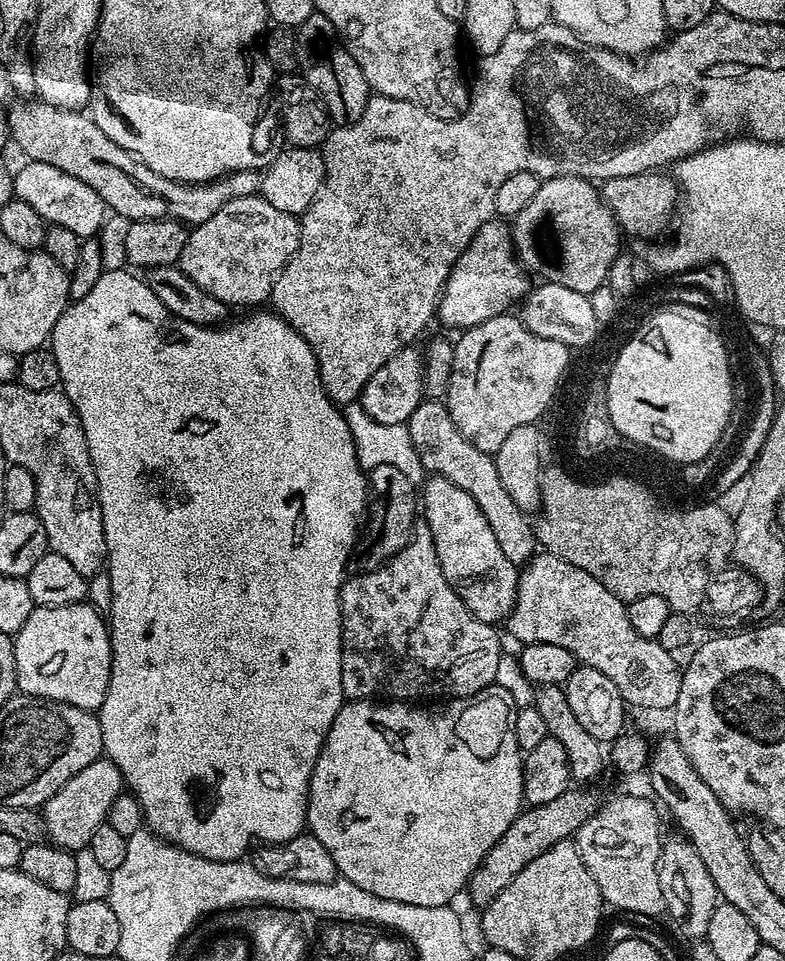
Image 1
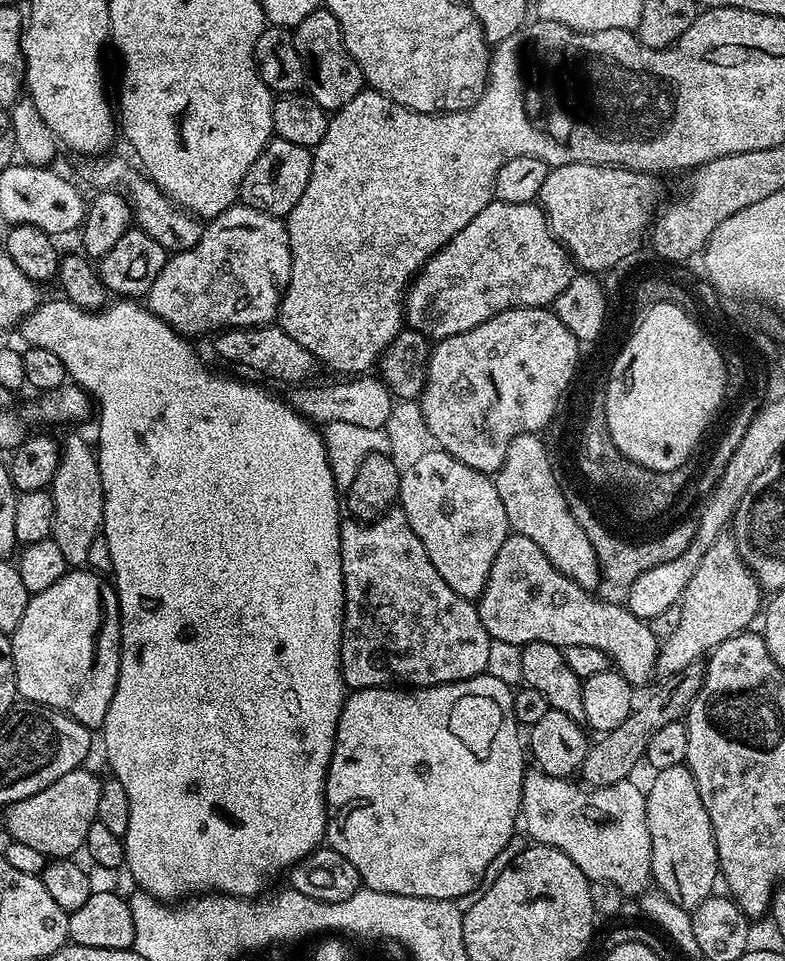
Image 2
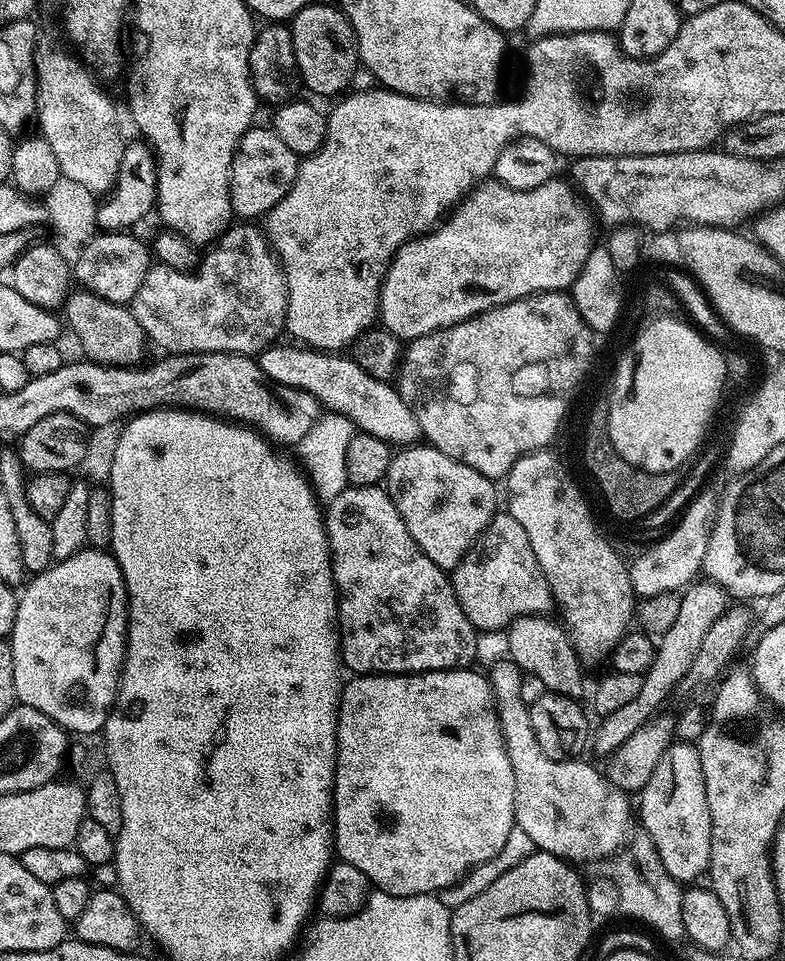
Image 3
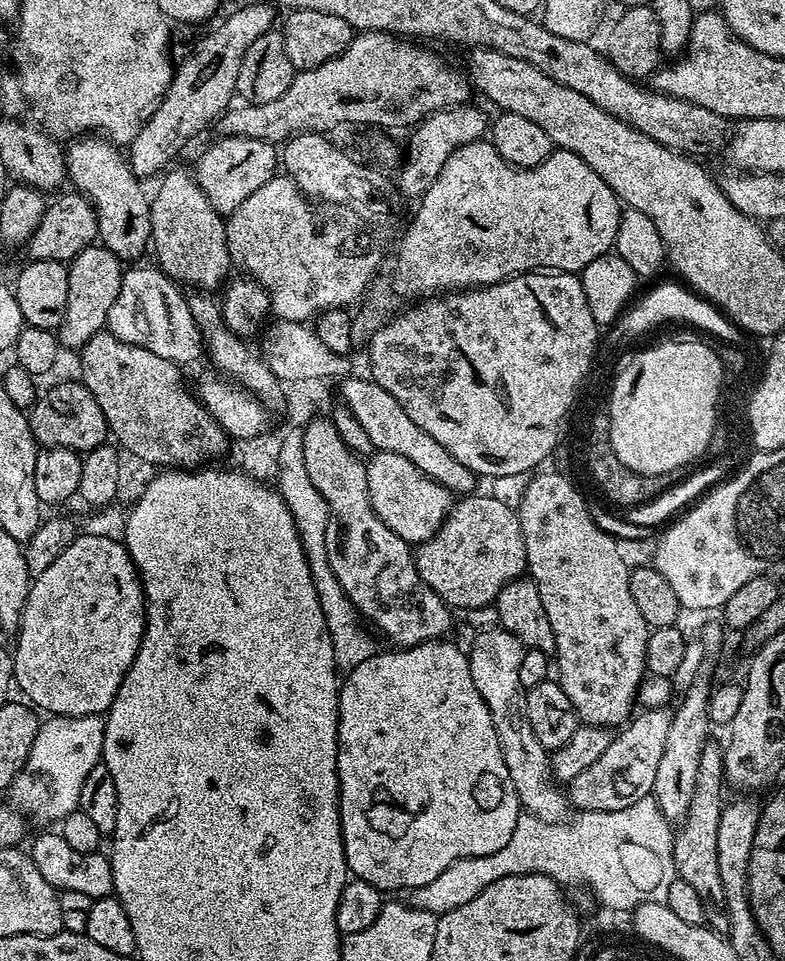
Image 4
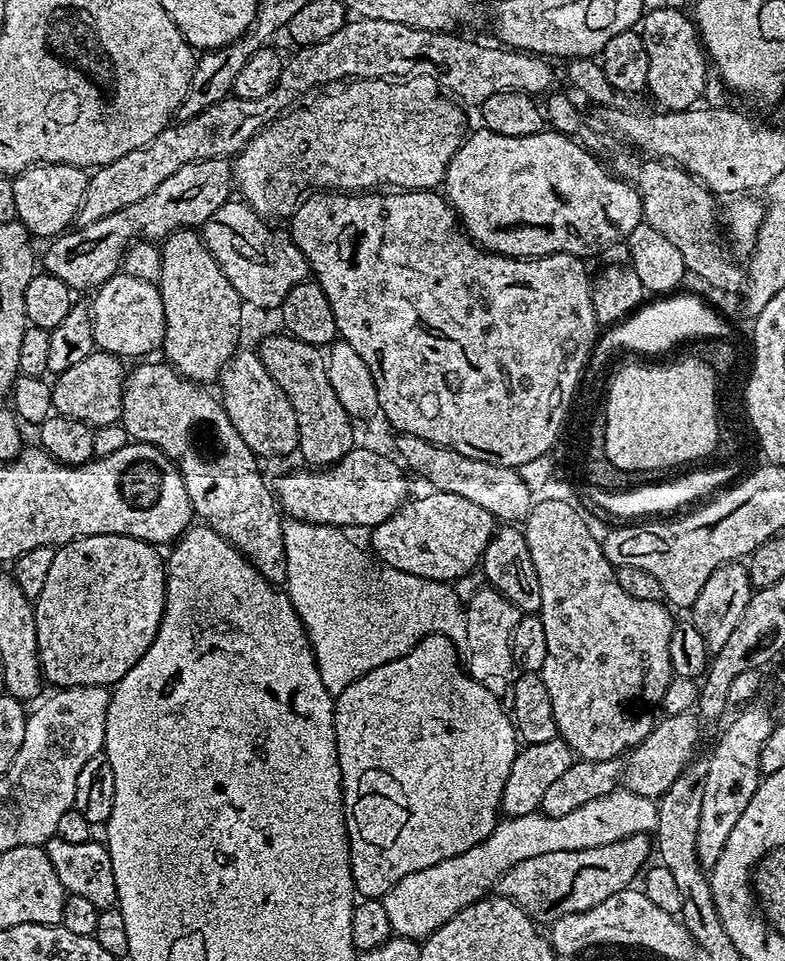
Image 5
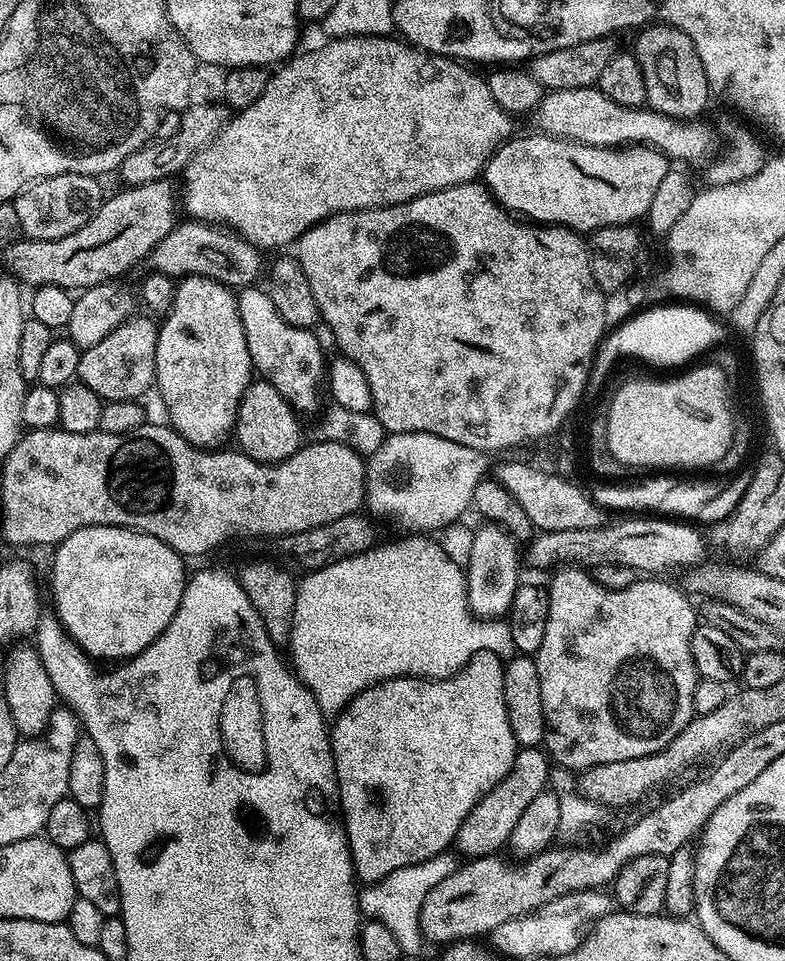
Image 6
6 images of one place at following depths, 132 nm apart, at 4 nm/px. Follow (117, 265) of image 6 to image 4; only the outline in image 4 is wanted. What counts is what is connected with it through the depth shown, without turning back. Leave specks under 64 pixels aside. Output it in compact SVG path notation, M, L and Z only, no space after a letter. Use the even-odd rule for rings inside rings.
M226 136L217 141L197 158L194 175L206 198L210 198L210 206L227 218L242 206L242 202L246 202L246 198L250 198L250 194L254 194L254 190L266 186L266 182L277 175L278 148L265 140L241 136Z

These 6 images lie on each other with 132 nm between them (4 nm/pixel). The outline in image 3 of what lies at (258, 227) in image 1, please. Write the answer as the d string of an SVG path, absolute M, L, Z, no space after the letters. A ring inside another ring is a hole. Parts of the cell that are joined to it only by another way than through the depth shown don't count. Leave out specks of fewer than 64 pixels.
M248 222L229 227L214 247L203 253L198 274L175 272L161 263L149 267L130 307L151 343L153 340L168 354L233 352L256 358L279 341L288 313L284 269L267 239L252 227Z

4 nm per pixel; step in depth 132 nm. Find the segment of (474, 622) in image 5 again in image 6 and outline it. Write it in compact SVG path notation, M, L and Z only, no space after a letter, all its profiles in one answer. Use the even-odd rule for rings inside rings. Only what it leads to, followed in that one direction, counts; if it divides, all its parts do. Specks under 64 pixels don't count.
M484 522L468 544L468 609L477 618L504 618L514 602L516 587L522 582L520 556L516 553L517 543L501 528Z

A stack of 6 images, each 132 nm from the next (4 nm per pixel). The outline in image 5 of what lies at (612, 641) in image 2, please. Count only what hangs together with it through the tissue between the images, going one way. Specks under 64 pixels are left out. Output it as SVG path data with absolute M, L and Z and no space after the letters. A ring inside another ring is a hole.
M435 490L429 493L421 500L409 499L390 518L386 518L386 522L371 529L371 551L379 563L394 570L431 580L457 582L475 564L477 567L483 561L484 551L498 527L498 521L482 510L482 506L461 498L459 494Z

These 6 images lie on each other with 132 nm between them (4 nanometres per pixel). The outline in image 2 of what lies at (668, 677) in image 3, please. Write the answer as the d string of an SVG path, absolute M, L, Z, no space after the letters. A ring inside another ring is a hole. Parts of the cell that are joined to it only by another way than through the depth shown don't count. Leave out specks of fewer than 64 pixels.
M721 534L702 554L698 570L686 582L686 590L680 595L682 618L674 634L659 645L656 654L655 675L660 678L676 676L686 666L703 661L722 642L751 629L752 619L762 612L762 589L756 575L746 566L736 545L735 535Z

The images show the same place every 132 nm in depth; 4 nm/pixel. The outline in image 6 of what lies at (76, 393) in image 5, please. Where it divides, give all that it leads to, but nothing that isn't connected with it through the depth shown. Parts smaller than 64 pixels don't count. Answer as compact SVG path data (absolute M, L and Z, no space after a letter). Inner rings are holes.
M137 315L118 330L114 330L98 342L98 346L83 349L78 362L76 380L86 385L100 399L139 401L147 388L153 387L156 378L157 325L147 320L147 315Z

